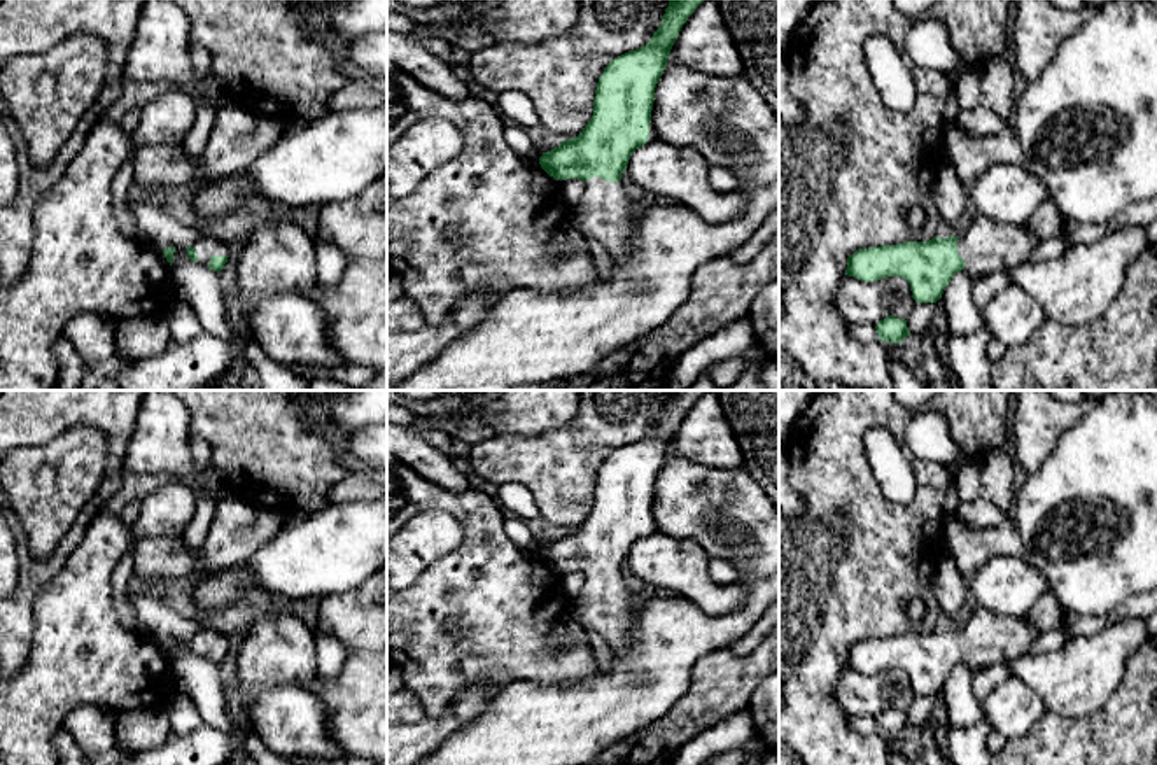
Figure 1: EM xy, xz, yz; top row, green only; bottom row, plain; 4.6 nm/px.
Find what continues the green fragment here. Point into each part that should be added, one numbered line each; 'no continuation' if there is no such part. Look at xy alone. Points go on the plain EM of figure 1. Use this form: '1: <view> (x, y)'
1: xy (207, 638)

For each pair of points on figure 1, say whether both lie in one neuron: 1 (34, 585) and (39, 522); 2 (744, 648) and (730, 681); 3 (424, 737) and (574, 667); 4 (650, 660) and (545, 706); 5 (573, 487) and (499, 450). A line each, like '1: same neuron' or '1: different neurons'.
1: different neurons
2: different neurons
3: different neurons
4: same neuron
5: same neuron

